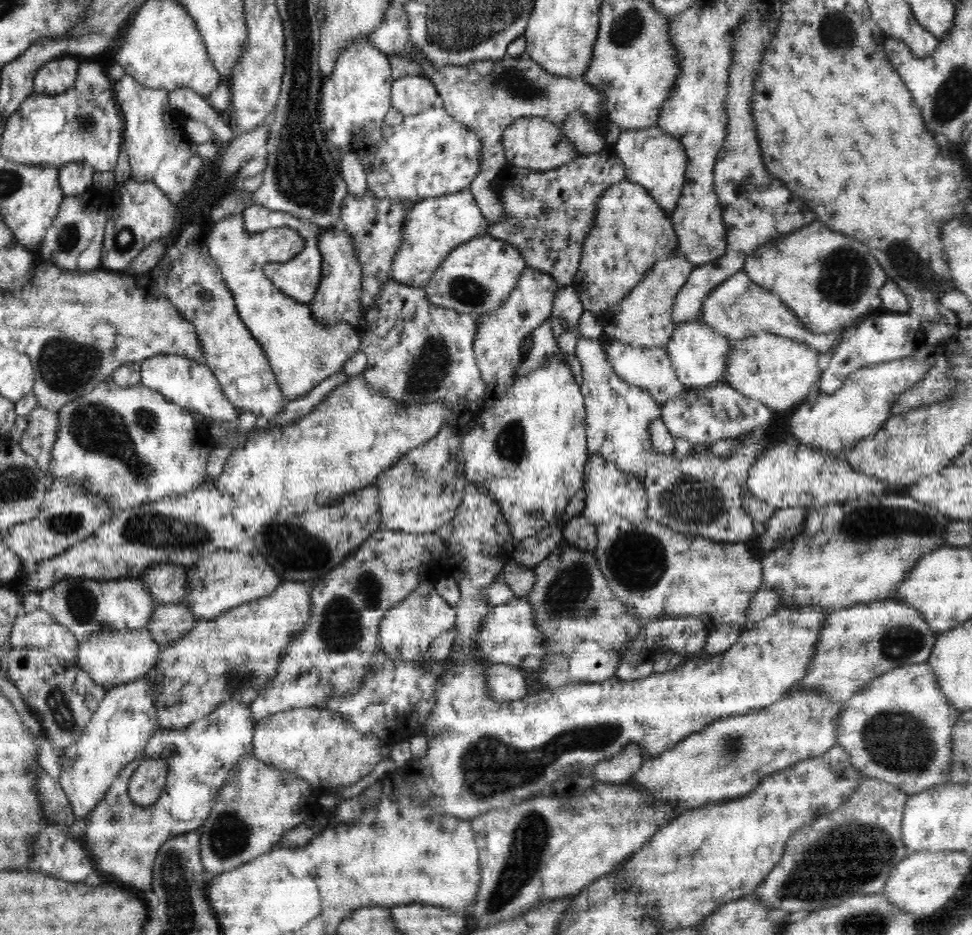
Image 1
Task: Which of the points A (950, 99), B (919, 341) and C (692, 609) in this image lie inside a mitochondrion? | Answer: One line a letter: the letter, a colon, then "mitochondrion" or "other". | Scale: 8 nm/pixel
A: mitochondrion
B: other
C: other

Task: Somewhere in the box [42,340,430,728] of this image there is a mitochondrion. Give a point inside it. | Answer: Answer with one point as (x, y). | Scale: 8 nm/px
(95, 428)

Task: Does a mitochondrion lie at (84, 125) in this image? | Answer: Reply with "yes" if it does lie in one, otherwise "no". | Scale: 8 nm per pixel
yes

